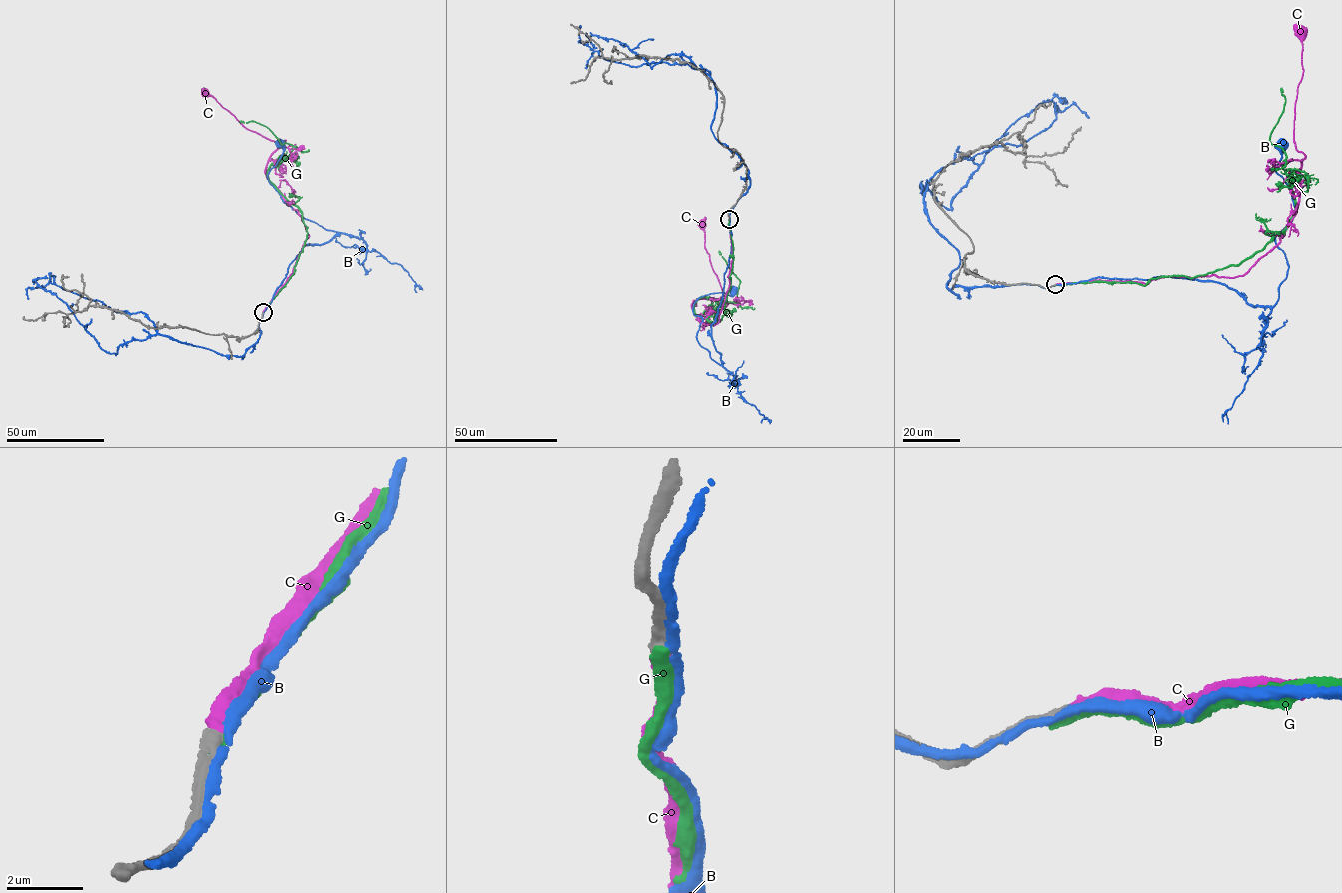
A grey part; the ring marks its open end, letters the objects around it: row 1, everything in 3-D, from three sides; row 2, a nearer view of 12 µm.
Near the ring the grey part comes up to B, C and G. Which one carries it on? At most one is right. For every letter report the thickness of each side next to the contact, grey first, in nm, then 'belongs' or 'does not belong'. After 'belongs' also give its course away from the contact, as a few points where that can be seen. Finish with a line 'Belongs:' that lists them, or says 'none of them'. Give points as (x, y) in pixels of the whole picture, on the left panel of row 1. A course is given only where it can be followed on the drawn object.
B: 240 nm thick on the grey side, 240 nm on the other; does not belong
C: 320 nm thick on the grey side, 280 nm on the other; belongs; it runs (263, 313), (309, 237), (298, 211), (266, 176), (268, 159), (285, 141), (246, 127), (205, 93)
G: 360 nm thick on the grey side, 380 nm on the other; does not belong
Belongs: C

